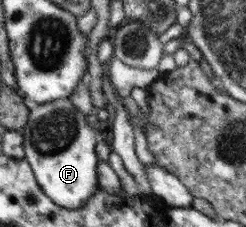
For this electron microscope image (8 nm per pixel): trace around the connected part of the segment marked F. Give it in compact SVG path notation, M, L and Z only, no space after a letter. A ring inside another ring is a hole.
M69 98L36 103L30 105L28 122L20 131L23 133L26 162L30 164L44 195L68 210L86 205L99 186L96 172L99 160L94 148L102 138L87 121L86 114L76 110Z

